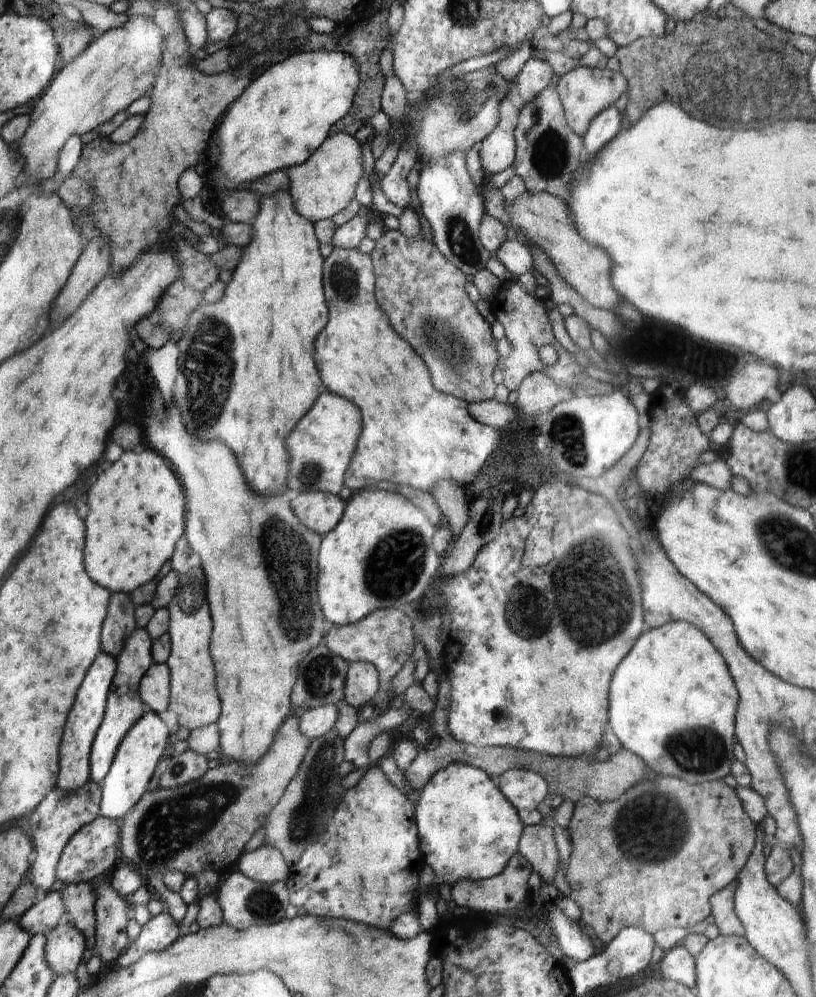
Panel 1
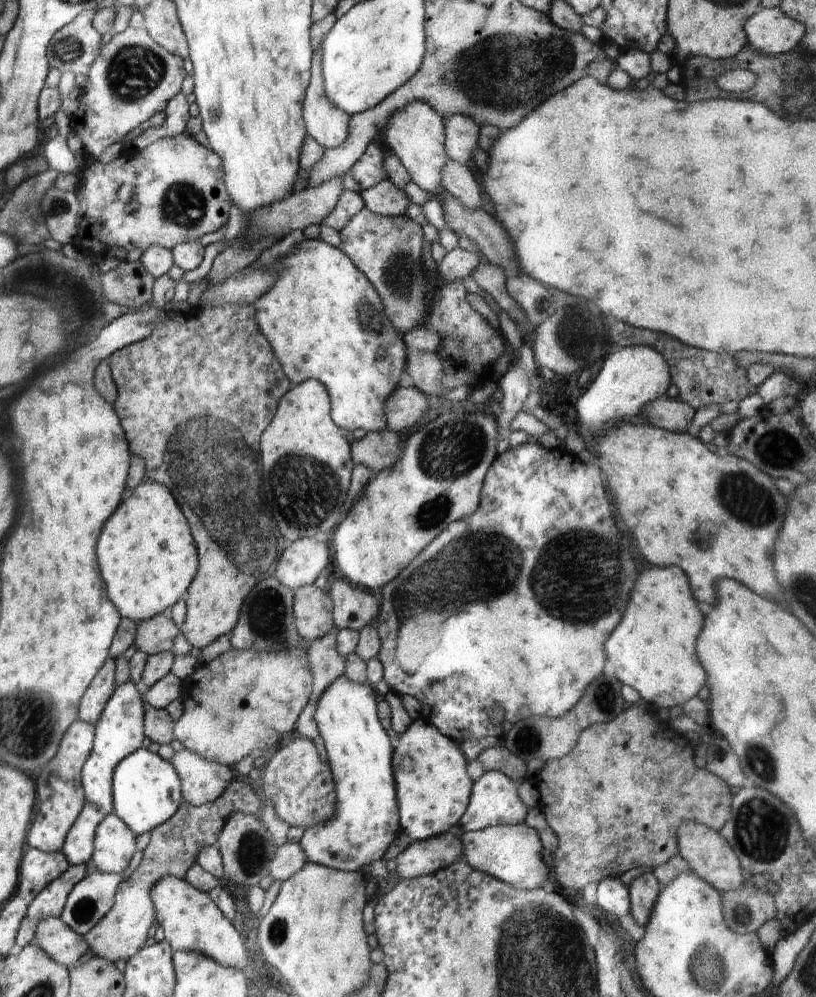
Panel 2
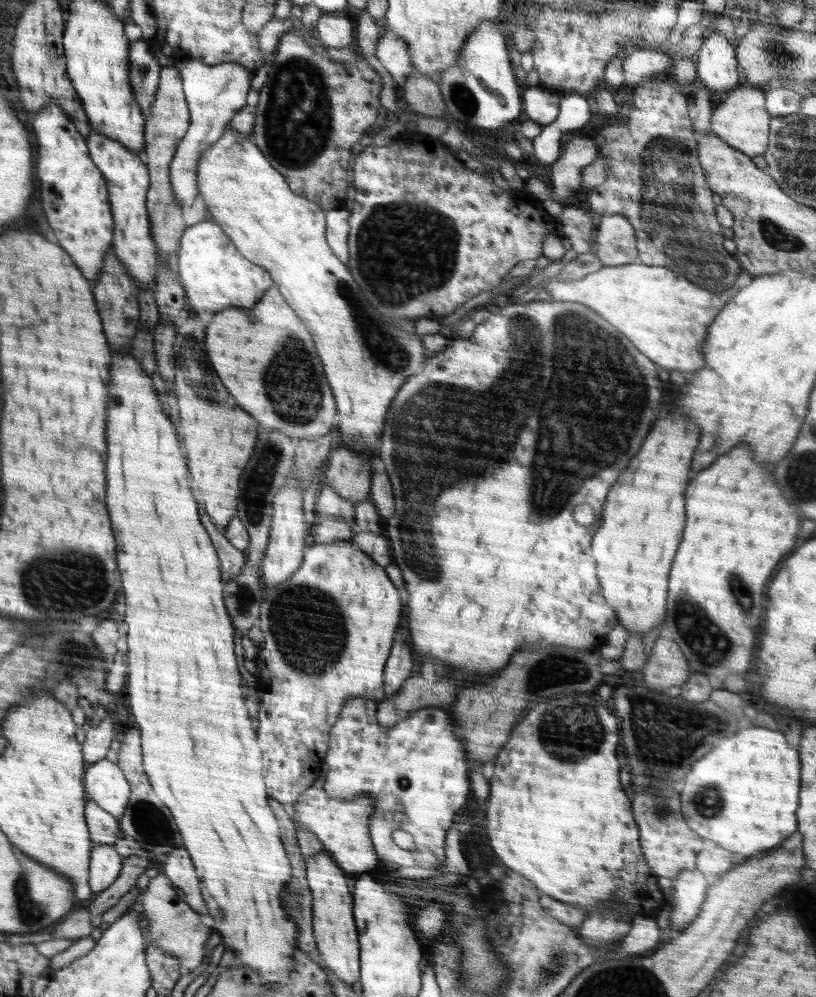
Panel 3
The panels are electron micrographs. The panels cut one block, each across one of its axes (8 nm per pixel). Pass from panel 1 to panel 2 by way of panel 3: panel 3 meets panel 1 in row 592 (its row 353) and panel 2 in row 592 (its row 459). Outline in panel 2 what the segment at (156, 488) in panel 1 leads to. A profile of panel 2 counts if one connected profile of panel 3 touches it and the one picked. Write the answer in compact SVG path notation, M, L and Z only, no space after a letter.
M145 478L134 490L130 498L118 506L118 510L108 518L100 538L98 538L98 562L102 566L102 576L108 584L108 596L122 618L145 621L169 610L178 602L178 598L187 592L196 570L198 554L188 528L188 522L178 508L176 499L163 484Z

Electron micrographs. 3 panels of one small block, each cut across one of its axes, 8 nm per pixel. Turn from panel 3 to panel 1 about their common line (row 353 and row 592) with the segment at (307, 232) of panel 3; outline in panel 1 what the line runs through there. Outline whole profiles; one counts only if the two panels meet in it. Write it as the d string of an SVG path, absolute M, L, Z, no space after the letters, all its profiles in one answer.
M362 489L346 501L344 514L326 536L322 537L318 554L318 602L322 614L333 625L358 622L373 610L394 607L404 610L407 605L420 605L430 585L438 579L441 555L434 550L434 532L440 526L430 522L428 514L414 506L398 492Z

